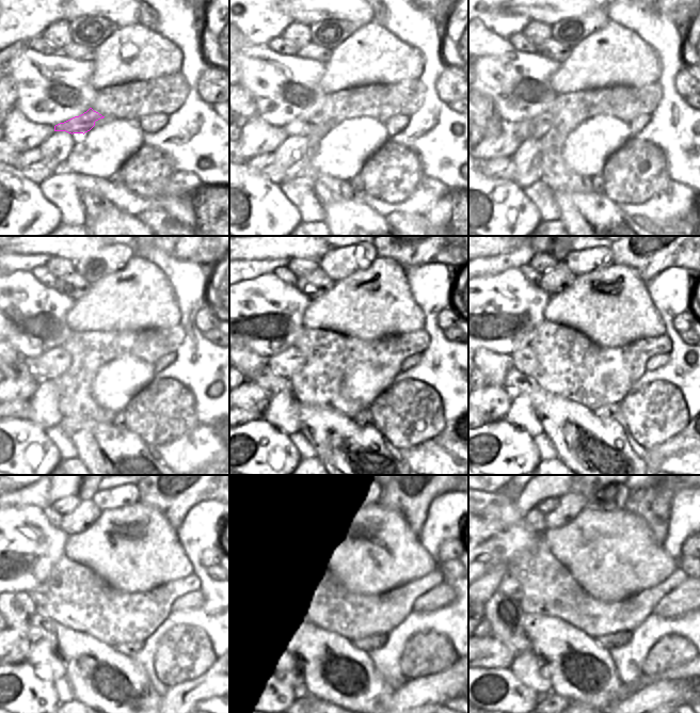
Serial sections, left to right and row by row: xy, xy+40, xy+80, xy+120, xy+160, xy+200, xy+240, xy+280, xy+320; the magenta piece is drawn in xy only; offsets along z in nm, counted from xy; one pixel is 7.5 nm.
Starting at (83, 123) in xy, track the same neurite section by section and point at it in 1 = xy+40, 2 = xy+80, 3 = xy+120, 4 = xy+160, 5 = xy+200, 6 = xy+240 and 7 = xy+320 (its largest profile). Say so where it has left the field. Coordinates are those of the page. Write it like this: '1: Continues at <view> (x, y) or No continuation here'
1: Continues at xy+40 (304, 127)
2: Continues at xy+80 (536, 127)
3: Continues at xy+120 (54, 362)
4: Continues at xy+160 (288, 362)
5: Continues at xy+200 (524, 360)
6: Continues at xy+240 (41, 595)
7: Continues at xy+320 (510, 586).

